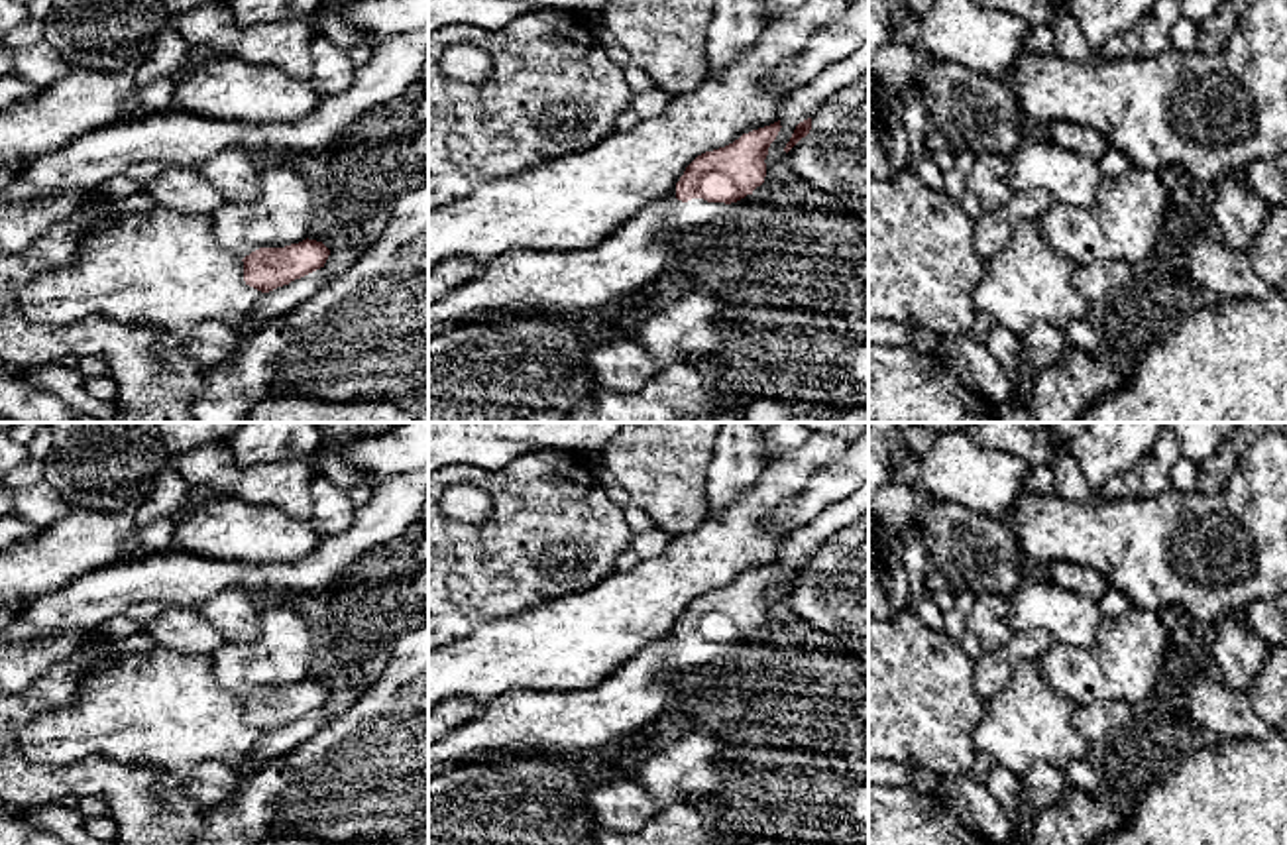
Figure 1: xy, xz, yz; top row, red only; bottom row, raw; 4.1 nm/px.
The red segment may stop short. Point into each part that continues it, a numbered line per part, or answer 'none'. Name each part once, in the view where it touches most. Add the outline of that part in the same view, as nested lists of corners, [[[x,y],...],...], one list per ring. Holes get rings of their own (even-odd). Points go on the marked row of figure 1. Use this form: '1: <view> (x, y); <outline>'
1: xz (682, 217); [[[676,187],[672,189],[672,204],[668,206],[668,220],[666,220],[666,242],[678,242],[688,232],[703,226],[727,212],[725,202],[707,202],[703,198],[692,198],[682,202],[676,198]]]

